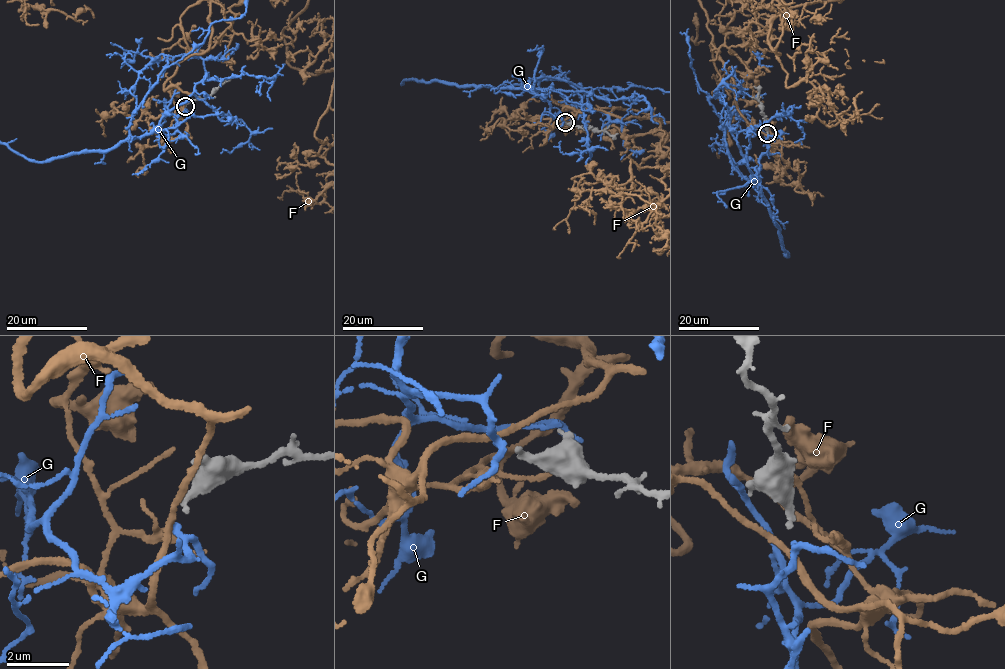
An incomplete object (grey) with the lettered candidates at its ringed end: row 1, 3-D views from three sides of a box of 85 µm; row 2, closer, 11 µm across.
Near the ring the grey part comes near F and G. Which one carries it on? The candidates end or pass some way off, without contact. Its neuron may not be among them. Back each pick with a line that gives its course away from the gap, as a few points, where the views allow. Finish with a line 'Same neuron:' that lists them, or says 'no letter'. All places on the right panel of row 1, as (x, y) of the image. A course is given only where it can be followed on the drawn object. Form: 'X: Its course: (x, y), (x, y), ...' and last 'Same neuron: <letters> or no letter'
Same neuron: G

